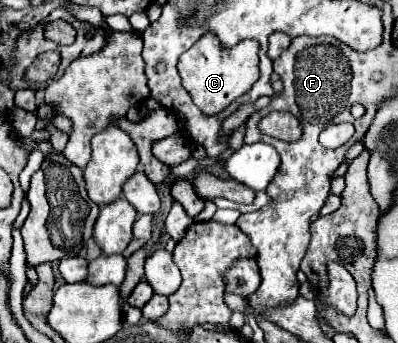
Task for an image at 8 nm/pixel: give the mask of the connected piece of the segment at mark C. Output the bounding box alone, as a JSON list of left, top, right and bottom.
[177,34,258,114]

